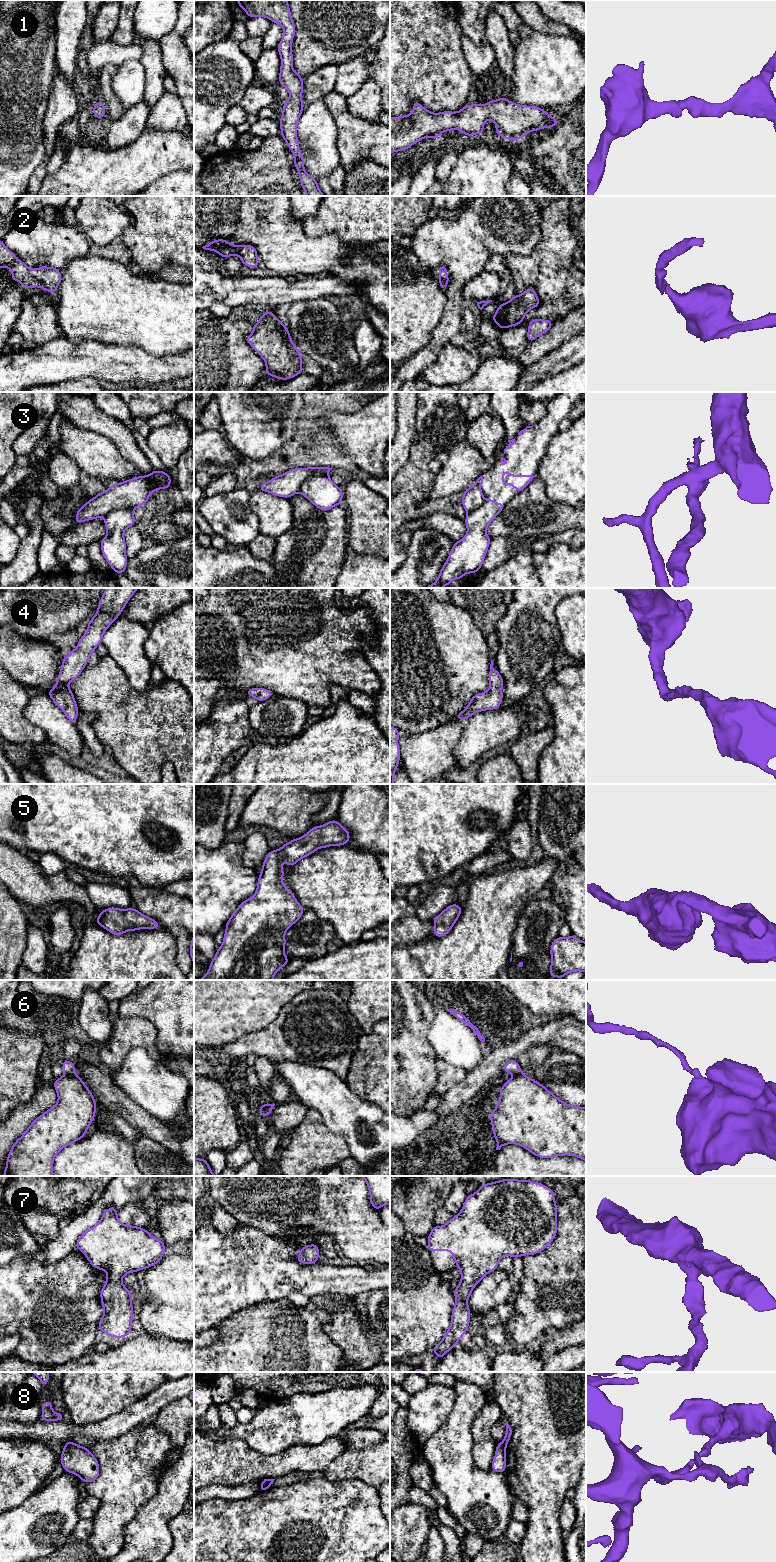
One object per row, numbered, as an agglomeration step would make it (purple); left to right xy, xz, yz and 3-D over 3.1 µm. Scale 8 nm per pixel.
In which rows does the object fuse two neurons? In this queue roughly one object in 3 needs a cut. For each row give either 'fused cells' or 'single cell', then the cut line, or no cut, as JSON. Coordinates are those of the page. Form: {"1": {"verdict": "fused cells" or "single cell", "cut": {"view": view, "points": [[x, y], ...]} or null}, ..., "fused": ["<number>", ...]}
{"1": {"verdict": "single cell", "cut": null}, "2": {"verdict": "single cell", "cut": null}, "3": {"verdict": "fused cells", "cut": {"view": "xz", "points": [[327, 475], [310, 476], [302, 483], [298, 491]]}}, "4": {"verdict": "single cell", "cut": null}, "5": {"verdict": "single cell", "cut": null}, "6": {"verdict": "fused cells", "cut": {"view": "xy", "points": [[75, 1073], [65, 1075]]}}, "7": {"verdict": "single cell", "cut": null}, "8": {"verdict": "fused cells", "cut": {"view": "yz", "points": [[502, 1442], [505, 1446]]}}, "fused": ["3", "6", "8"]}

